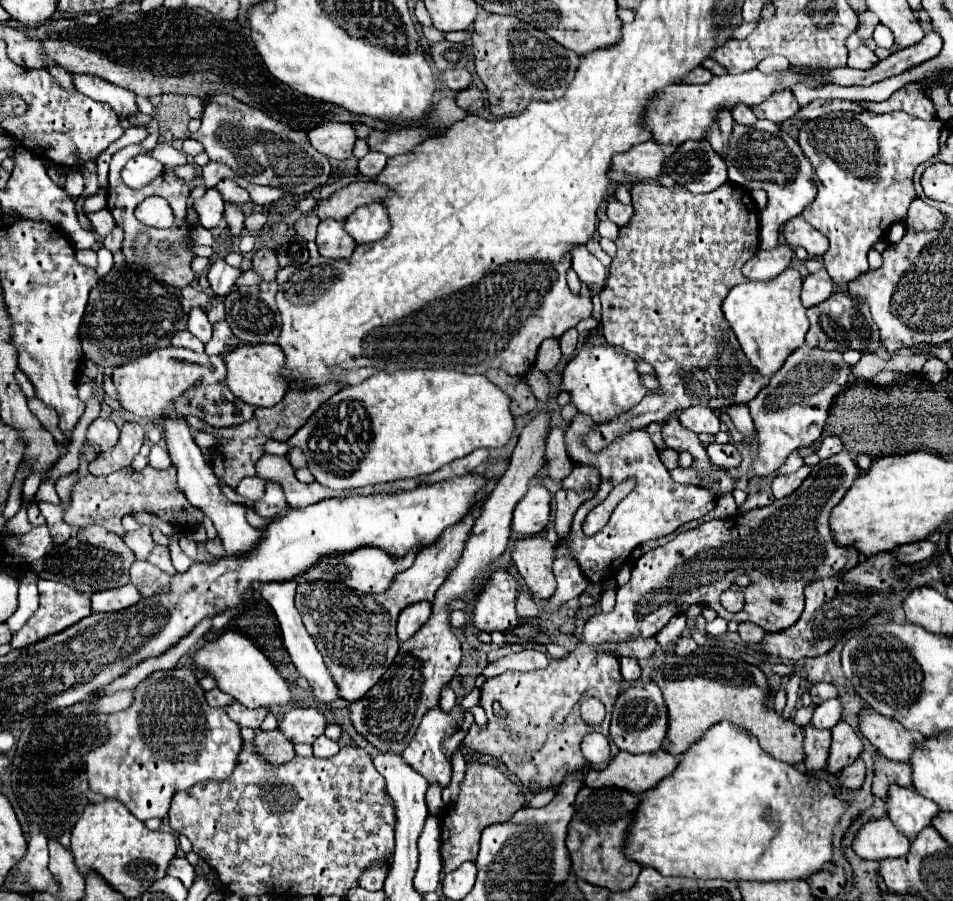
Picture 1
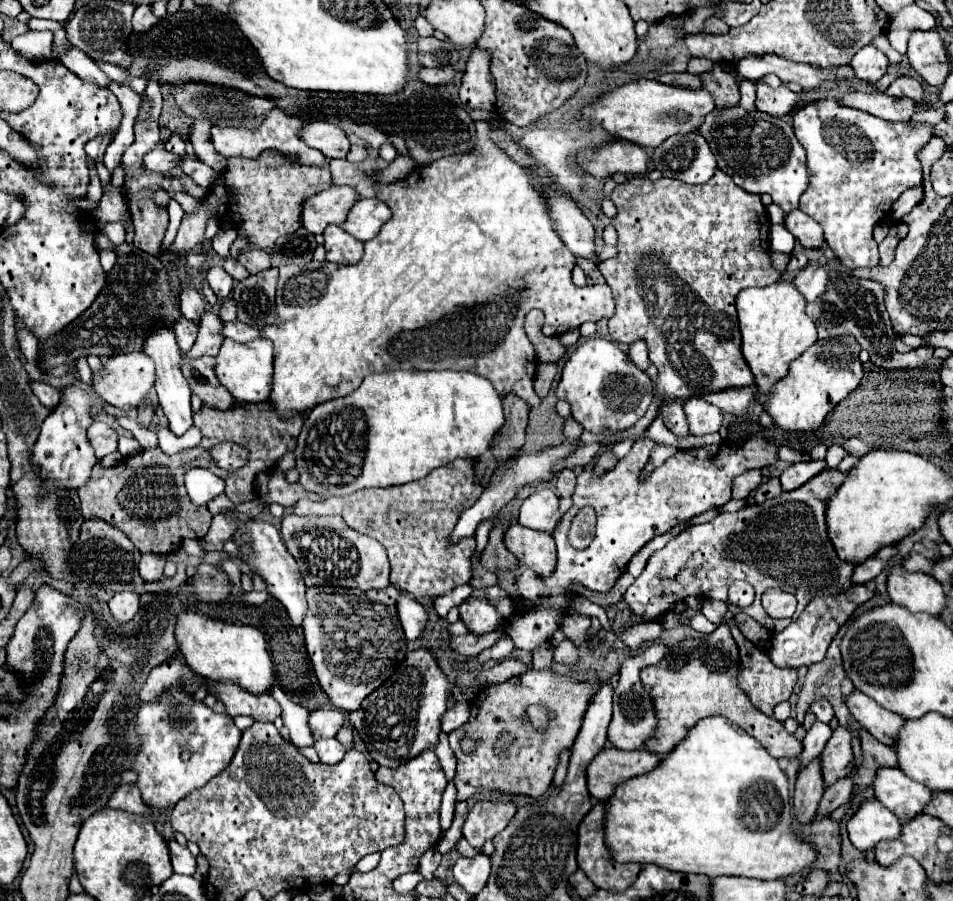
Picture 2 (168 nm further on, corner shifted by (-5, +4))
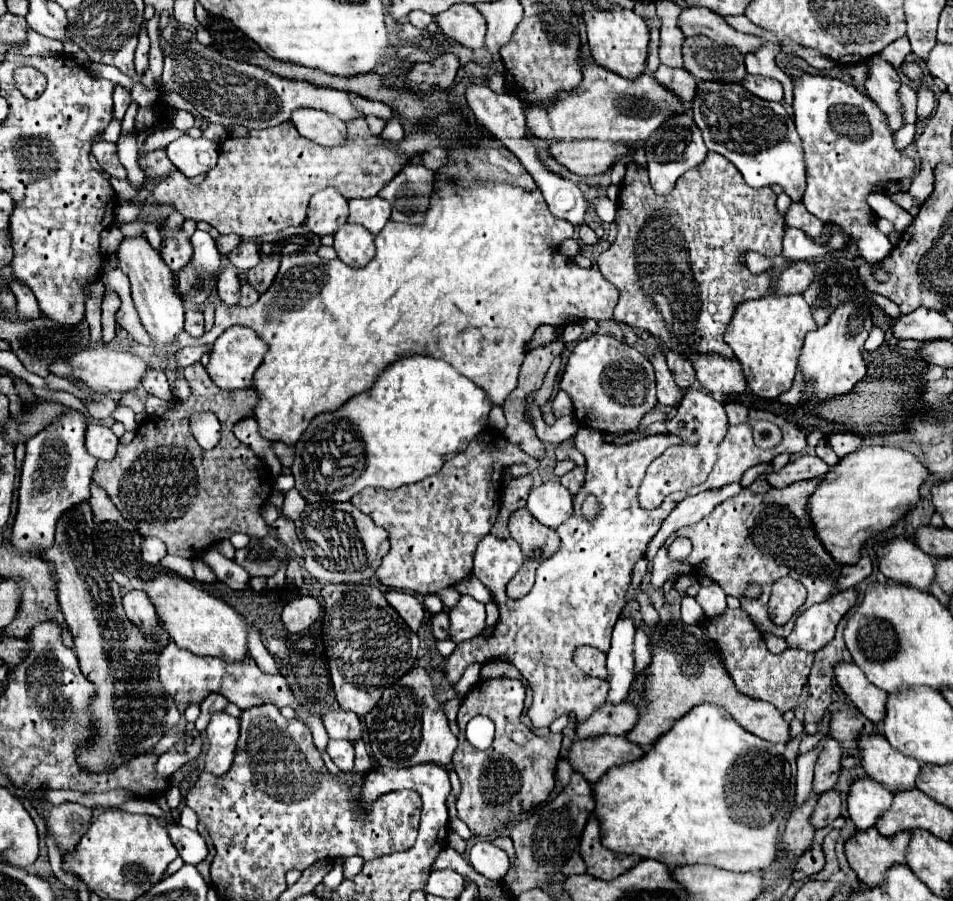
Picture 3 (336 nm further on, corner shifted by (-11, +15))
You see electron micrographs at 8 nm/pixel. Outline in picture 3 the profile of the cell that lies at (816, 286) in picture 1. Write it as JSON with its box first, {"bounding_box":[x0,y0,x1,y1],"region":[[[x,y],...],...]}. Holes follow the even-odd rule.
{"bounding_box":[772,261,814,295],"region":[[[798,261],[788,265],[780,277],[774,281],[772,291],[776,295],[794,295],[794,293],[802,293],[808,285],[810,279],[814,279],[814,263],[806,263],[806,261]]]}

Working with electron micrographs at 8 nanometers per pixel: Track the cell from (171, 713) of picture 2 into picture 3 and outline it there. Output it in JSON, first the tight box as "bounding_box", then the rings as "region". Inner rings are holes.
{"bounding_box":[206,711,240,775],"region":[[[224,711],[214,713],[206,735],[210,739],[210,751],[206,753],[206,771],[212,775],[224,775],[234,759],[236,741],[238,741],[240,721],[226,715]]]}

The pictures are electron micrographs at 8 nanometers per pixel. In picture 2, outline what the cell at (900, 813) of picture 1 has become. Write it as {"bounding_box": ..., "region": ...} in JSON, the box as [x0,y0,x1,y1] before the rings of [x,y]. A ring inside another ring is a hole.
{"bounding_box":[874,768,932,822],"region":[[[880,768],[874,792],[876,798],[892,810],[900,822],[908,822],[922,814],[924,804],[932,800],[932,792],[924,784],[904,776],[900,768]]]}

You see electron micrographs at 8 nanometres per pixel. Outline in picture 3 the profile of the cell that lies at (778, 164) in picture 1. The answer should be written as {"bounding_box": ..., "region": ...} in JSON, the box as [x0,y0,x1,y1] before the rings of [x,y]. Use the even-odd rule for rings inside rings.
{"bounding_box":[692,81,806,201],"region":[[[696,81],[696,95],[692,99],[694,123],[702,131],[704,143],[710,151],[724,155],[738,167],[746,183],[754,189],[778,183],[792,201],[800,201],[806,189],[806,167],[802,141],[796,133],[794,119],[786,113],[782,103],[758,99],[740,83]]]}

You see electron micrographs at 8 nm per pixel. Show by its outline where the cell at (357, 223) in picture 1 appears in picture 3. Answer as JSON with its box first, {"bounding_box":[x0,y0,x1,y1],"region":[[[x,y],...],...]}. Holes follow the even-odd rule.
{"bounding_box":[348,197,390,235],"region":[[[380,197],[352,199],[350,201],[348,223],[362,225],[372,235],[380,233],[382,227],[388,223],[388,219],[390,219],[390,203],[388,201],[382,201]]]}

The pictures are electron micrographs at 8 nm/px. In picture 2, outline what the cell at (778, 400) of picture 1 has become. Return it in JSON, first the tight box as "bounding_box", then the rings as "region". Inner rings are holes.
{"bounding_box":[762,336,862,432],"region":[[[838,336],[838,338],[828,338],[828,340],[816,340],[814,346],[810,346],[802,356],[798,356],[790,364],[790,370],[784,376],[784,380],[778,380],[774,384],[772,392],[764,394],[764,400],[762,400],[764,412],[770,414],[770,418],[774,420],[774,424],[780,430],[786,430],[786,432],[812,432],[812,430],[818,430],[822,426],[826,414],[860,384],[860,380],[862,380],[862,366],[860,366],[858,354],[860,354],[860,346],[856,344],[856,340],[852,340],[852,336]]]}

